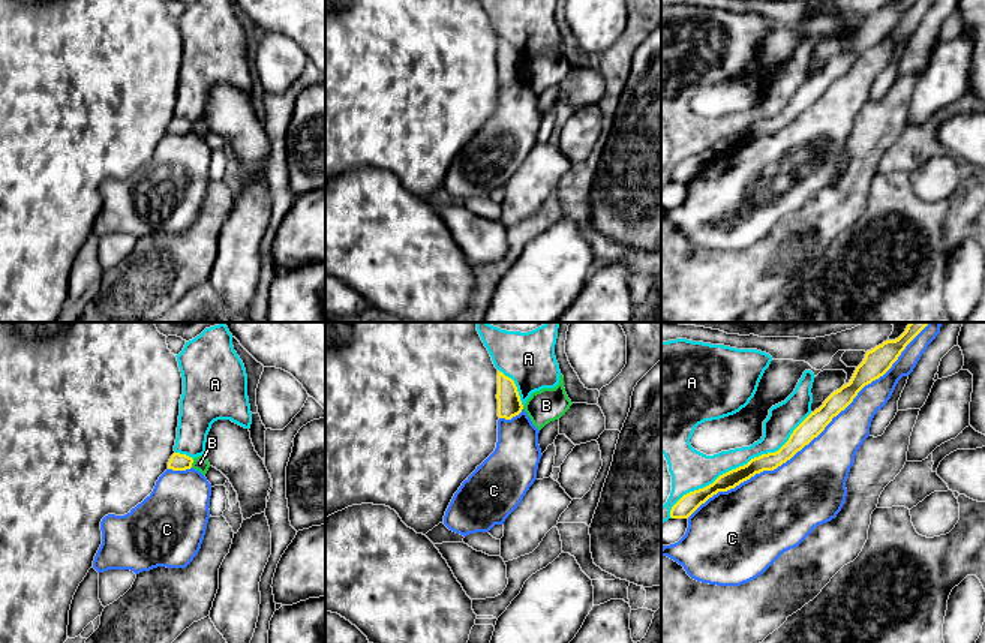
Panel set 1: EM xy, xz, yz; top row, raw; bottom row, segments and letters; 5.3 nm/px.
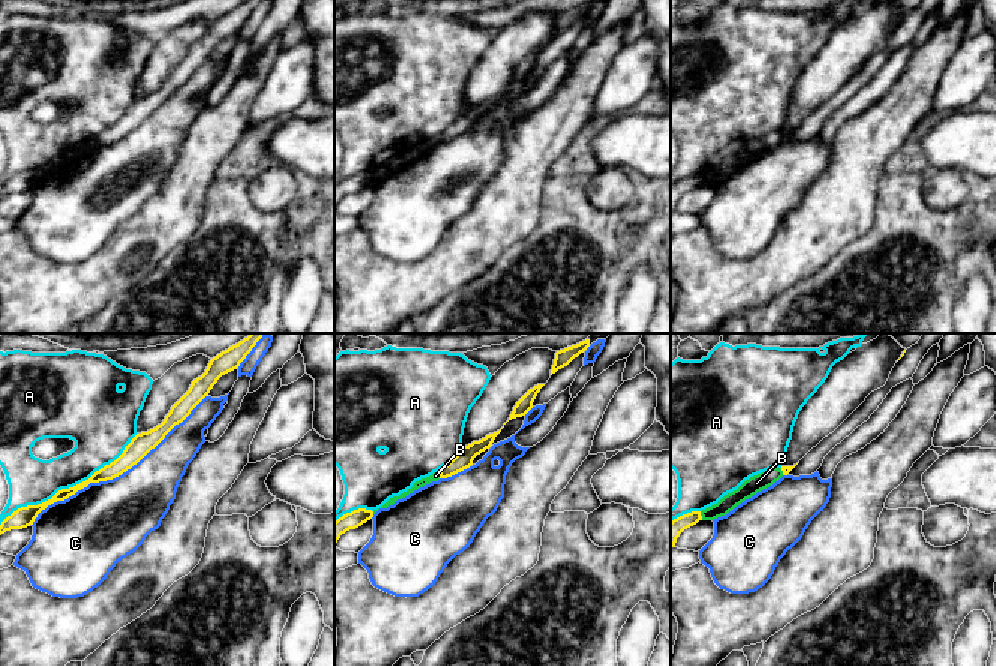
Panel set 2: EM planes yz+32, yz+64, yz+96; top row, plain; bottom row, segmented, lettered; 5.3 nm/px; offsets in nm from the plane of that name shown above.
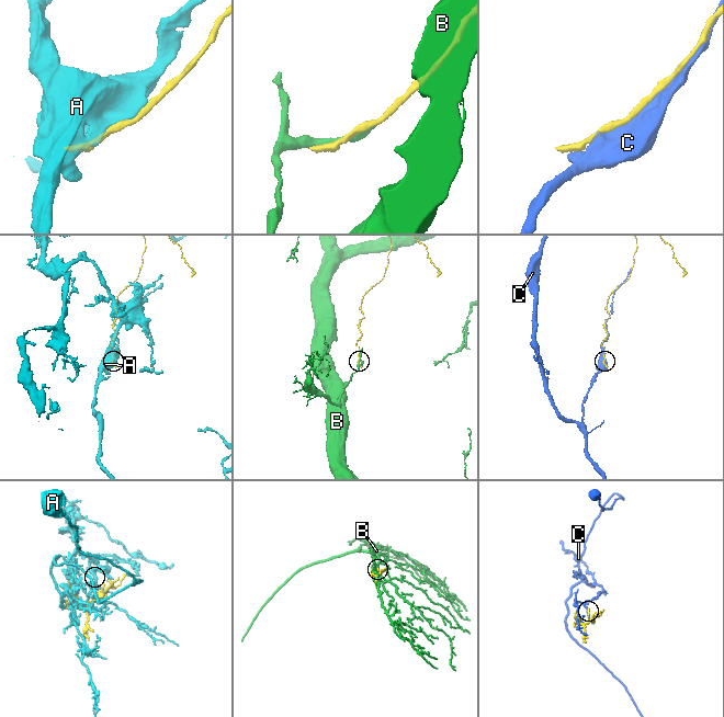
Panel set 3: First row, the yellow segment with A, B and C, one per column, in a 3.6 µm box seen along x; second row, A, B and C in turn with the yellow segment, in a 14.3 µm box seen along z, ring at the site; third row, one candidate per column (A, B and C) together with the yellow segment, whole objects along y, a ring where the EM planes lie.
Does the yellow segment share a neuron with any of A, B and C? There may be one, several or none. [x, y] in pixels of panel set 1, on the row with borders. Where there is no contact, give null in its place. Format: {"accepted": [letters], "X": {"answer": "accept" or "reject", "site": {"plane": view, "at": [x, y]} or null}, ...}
{"accepted": [], "A": {"answer": "reject", "site": {"plane": "yz", "at": [739, 466]}}, "B": {"answer": "reject", "site": {"plane": "xy", "at": [192, 462]}}, "C": {"answer": "reject", "site": {"plane": "yz", "at": [811, 439]}}}

